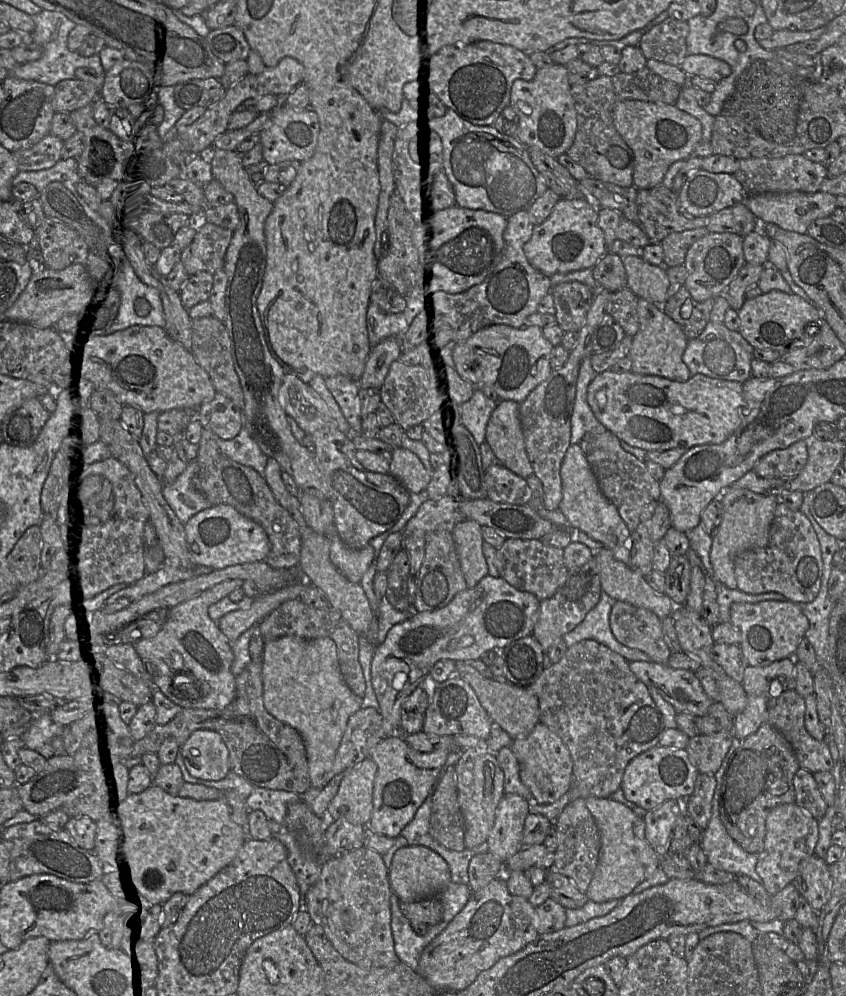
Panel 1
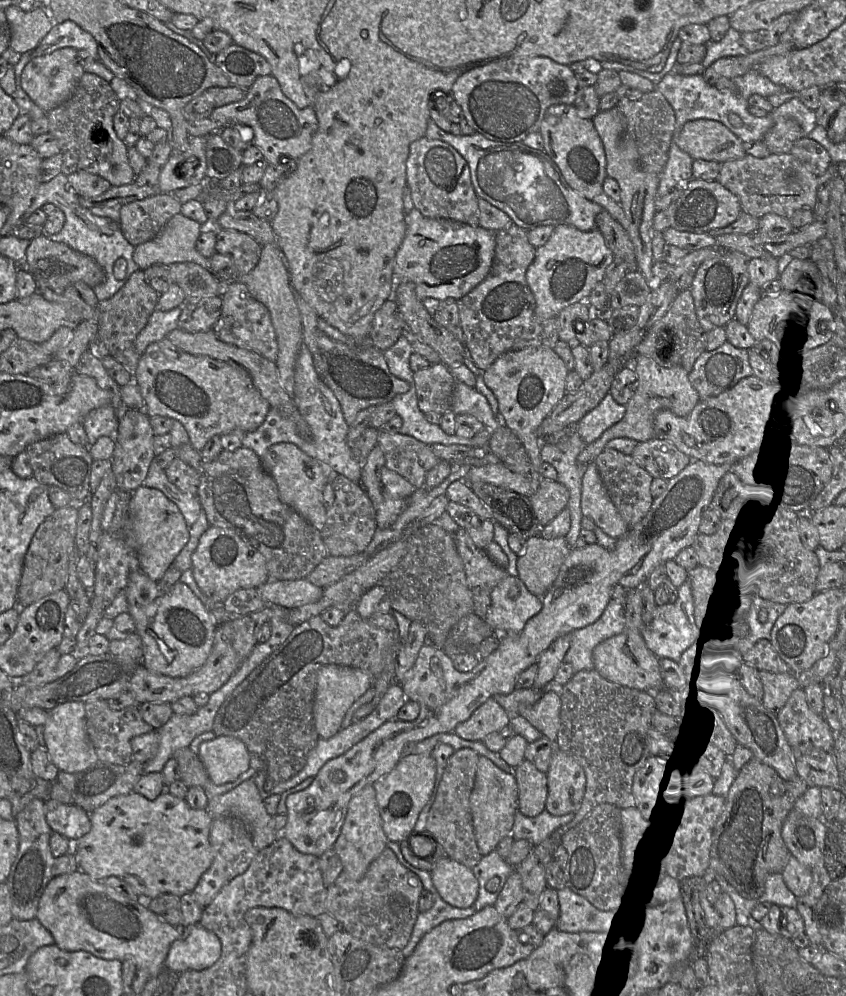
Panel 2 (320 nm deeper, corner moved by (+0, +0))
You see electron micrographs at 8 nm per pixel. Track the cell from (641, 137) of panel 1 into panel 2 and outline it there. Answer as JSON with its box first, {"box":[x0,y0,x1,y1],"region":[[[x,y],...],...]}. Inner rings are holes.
{"box":[673,120,747,164],"region":[[[715,120],[688,121],[677,135],[674,129],[673,142],[693,160],[702,159],[722,164],[747,155],[744,142]]]}

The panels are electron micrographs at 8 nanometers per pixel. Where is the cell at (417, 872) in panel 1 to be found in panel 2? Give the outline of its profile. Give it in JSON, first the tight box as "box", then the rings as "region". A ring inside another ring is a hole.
{"box":[430,856,479,908],"region":[[[444,856],[435,862],[430,874],[436,890],[446,903],[457,908],[473,906],[479,883],[470,868]]]}

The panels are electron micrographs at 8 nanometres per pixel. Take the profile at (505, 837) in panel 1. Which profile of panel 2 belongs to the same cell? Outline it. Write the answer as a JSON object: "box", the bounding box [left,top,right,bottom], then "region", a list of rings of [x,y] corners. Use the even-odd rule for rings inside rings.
{"box":[515,760,548,817],"region":[[[524,760],[515,767],[515,779],[518,787],[517,810],[526,817],[539,815],[545,809],[548,795],[546,773]]]}

